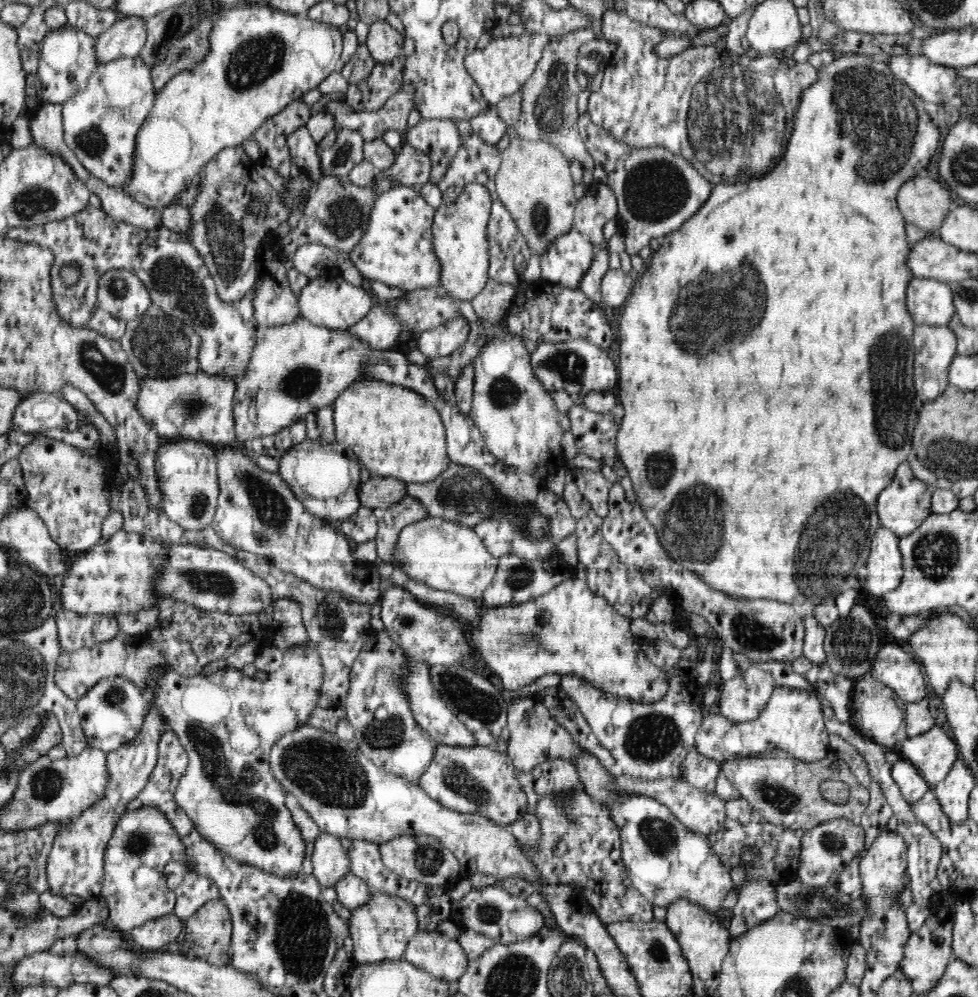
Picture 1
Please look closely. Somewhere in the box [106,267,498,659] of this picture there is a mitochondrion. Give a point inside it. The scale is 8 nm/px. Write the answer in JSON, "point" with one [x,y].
{"point":[161,344]}

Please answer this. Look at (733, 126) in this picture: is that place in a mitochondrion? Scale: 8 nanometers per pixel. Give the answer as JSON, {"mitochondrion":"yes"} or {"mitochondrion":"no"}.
{"mitochondrion":"yes"}

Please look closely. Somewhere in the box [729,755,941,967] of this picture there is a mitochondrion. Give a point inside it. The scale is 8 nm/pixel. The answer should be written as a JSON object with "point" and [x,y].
{"point":[826,907]}

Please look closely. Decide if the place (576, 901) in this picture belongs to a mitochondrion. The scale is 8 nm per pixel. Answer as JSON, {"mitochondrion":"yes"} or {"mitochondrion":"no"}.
{"mitochondrion":"no"}

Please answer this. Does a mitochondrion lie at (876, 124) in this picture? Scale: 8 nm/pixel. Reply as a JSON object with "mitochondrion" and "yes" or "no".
{"mitochondrion":"yes"}

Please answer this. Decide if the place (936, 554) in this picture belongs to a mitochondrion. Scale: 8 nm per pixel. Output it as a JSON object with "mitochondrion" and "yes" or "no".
{"mitochondrion":"yes"}

